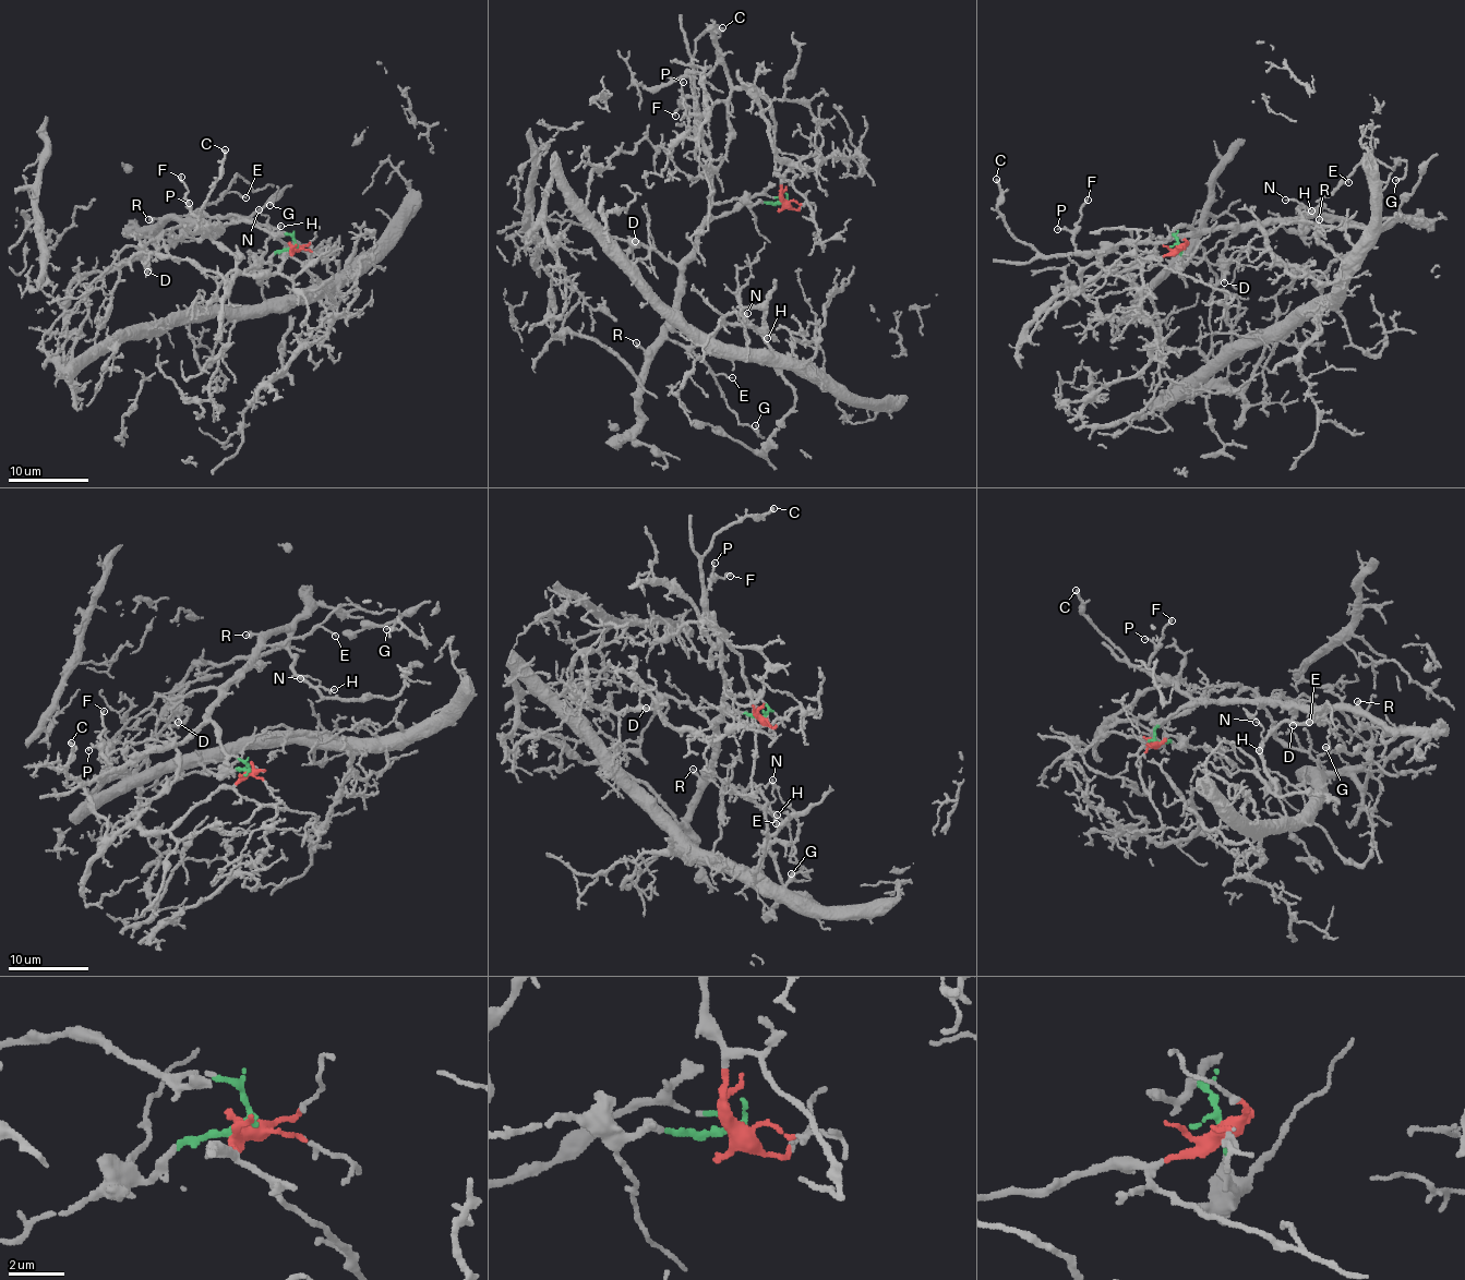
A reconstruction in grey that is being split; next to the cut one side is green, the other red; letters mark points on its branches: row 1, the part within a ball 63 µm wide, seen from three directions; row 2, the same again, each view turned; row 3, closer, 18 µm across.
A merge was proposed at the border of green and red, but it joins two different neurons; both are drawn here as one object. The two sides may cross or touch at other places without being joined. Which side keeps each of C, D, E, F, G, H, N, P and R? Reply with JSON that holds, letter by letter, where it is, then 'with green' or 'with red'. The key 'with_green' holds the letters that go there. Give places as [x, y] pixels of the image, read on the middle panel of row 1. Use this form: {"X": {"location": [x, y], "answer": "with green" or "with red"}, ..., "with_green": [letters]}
{"C": {"location": [722, 27], "answer": "with green"}, "D": {"location": [635, 241], "answer": "with green"}, "E": {"location": [732, 377], "answer": "with green"}, "F": {"location": [675, 116], "answer": "with green"}, "G": {"location": [755, 425], "answer": "with green"}, "H": {"location": [767, 338], "answer": "with green"}, "N": {"location": [747, 313], "answer": "with green"}, "P": {"location": [683, 82], "answer": "with green"}, "R": {"location": [636, 342], "answer": "with green"}, "with_green": ["C", "D", "E", "F", "G", "H", "N", "P", "R"]}

